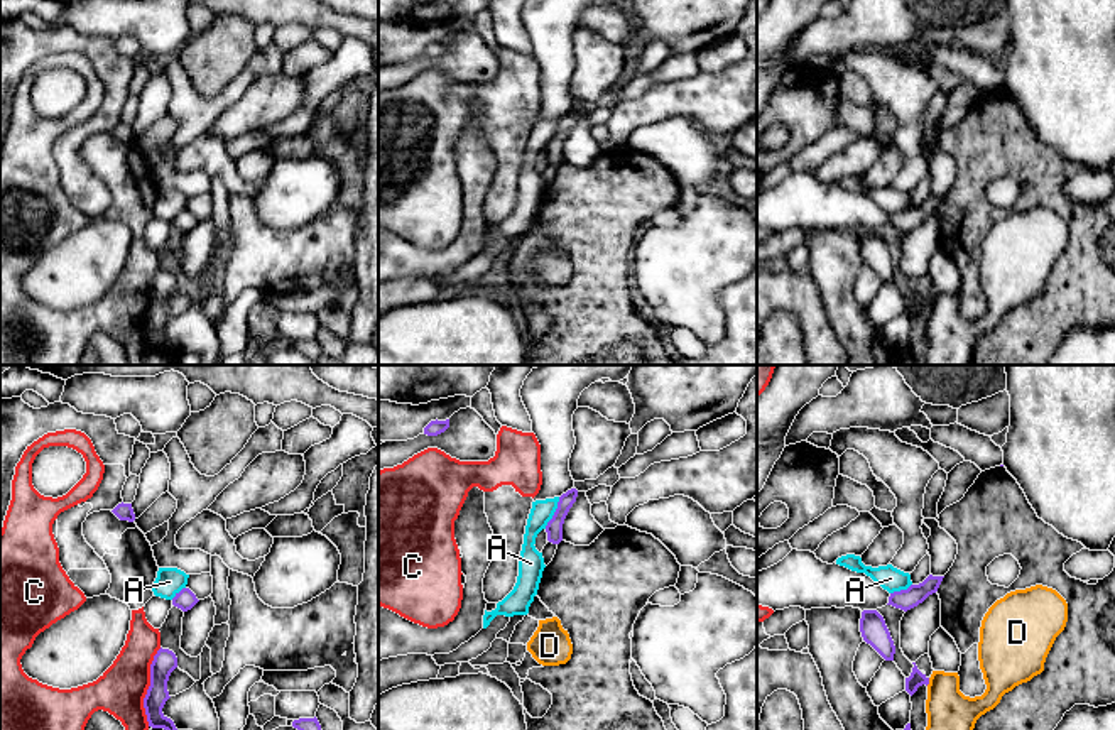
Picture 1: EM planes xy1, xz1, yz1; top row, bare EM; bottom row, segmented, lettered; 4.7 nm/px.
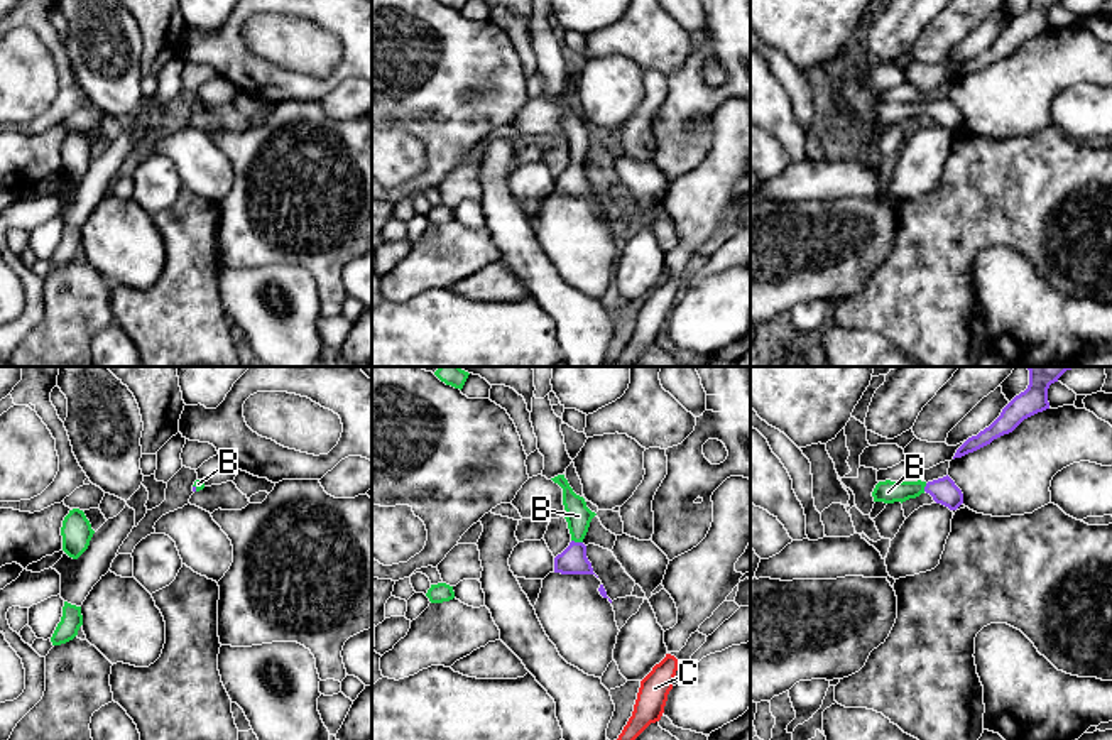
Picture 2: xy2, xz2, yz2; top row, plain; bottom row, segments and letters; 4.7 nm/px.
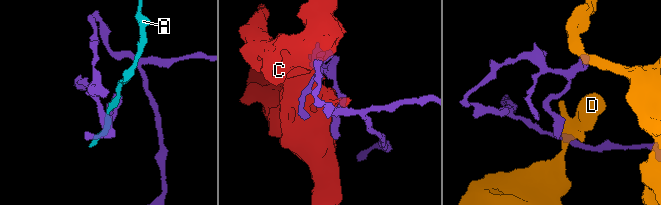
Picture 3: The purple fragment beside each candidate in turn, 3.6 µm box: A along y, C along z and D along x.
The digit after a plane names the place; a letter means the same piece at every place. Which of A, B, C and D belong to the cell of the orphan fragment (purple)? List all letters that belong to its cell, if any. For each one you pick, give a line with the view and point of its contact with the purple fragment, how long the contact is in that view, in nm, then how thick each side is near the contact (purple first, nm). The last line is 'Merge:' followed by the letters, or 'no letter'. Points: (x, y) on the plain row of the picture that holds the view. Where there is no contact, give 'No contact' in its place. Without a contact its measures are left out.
B: Touches purple at xz2 (577, 164). Shared border 60 nm. Thickness 130 nm (purple) against 120 nm
Merge: B

